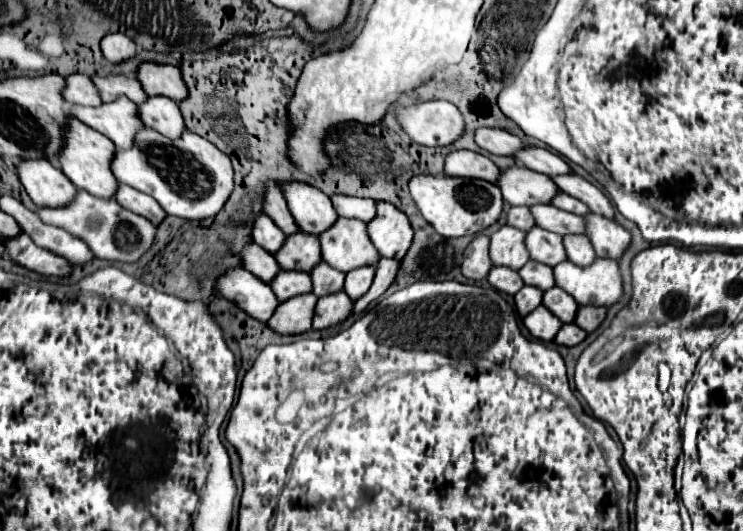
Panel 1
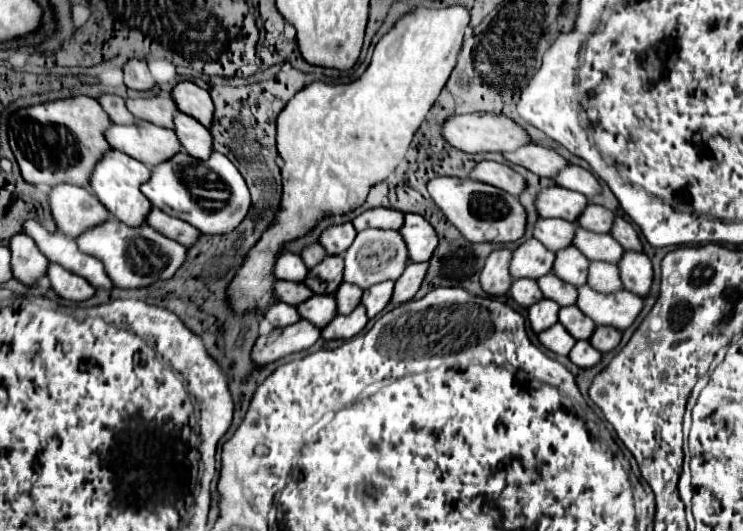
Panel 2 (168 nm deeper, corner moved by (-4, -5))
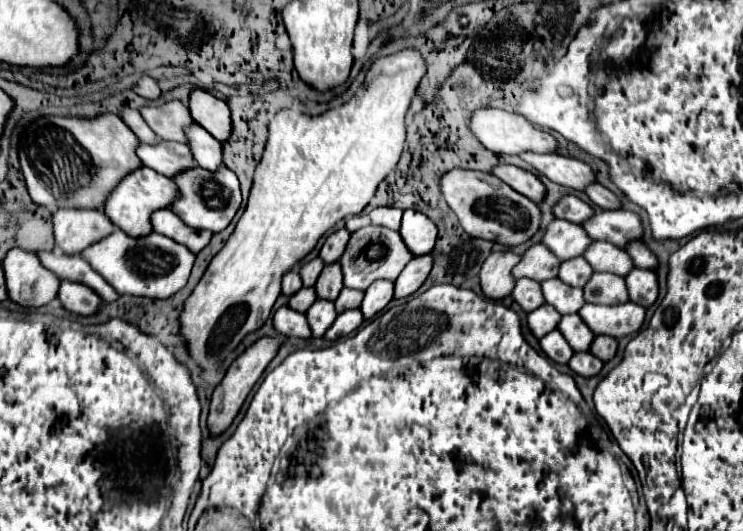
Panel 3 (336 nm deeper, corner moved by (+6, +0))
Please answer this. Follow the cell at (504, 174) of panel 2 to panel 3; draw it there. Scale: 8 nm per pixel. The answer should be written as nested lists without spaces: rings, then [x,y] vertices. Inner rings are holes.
[[[498,164],[492,168],[492,172],[496,178],[500,178],[502,182],[506,182],[510,188],[514,188],[518,194],[526,194],[528,200],[532,202],[540,202],[544,196],[544,184],[538,180],[536,174],[516,168],[516,166],[508,166],[508,164]]]

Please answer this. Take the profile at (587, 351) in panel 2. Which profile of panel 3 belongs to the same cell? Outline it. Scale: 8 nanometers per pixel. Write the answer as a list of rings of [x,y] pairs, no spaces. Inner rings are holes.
[[[574,352],[568,366],[572,370],[576,370],[576,374],[580,374],[580,376],[594,376],[594,374],[600,372],[602,360],[596,358],[594,354],[590,354],[590,352]]]

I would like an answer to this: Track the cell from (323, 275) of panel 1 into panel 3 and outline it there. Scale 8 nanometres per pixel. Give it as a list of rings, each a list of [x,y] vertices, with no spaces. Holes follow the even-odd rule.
[[[344,288],[340,292],[340,296],[336,298],[336,312],[344,312],[348,308],[358,308],[362,304],[362,298],[364,298],[364,292],[358,292],[358,290],[350,290],[350,288]]]

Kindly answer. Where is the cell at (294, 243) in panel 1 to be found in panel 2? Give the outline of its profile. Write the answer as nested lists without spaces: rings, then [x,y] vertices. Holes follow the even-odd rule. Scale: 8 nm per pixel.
[[[338,255],[326,257],[320,265],[310,269],[306,277],[306,287],[310,287],[318,295],[334,295],[342,285],[342,273],[344,273],[344,259]]]

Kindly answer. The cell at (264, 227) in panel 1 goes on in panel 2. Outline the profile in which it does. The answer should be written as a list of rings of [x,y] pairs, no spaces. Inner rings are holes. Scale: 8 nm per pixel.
[[[284,253],[280,255],[276,263],[276,279],[280,281],[294,281],[294,283],[304,283],[308,275],[308,267],[296,253]]]

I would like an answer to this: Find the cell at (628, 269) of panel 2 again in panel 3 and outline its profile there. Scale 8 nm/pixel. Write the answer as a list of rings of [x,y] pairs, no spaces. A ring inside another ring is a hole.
[[[632,268],[626,274],[626,288],[630,294],[630,300],[648,308],[658,298],[658,282],[656,274],[652,270],[644,268]]]

